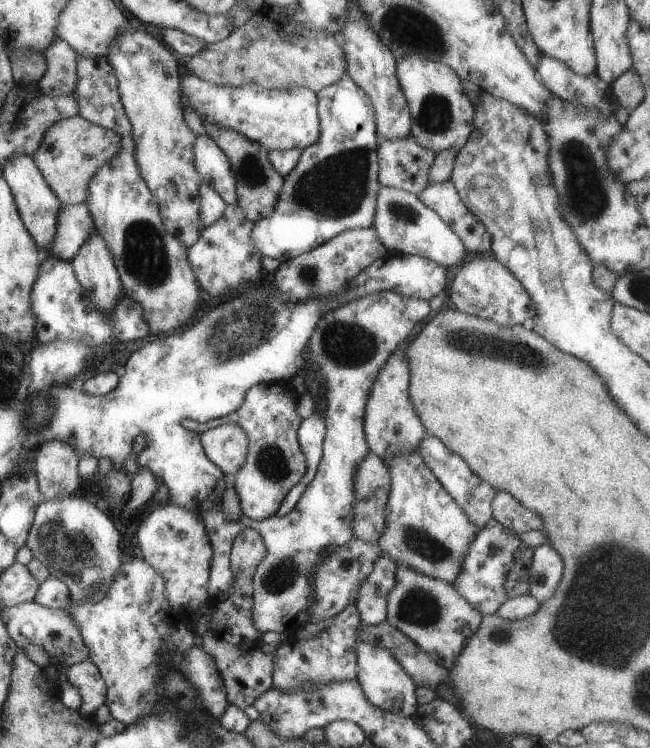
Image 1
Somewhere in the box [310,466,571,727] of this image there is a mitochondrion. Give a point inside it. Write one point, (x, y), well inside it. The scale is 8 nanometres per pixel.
(418, 607)

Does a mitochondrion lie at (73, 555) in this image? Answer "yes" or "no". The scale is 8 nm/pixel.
yes

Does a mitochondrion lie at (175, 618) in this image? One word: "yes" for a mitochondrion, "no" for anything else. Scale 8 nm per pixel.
no

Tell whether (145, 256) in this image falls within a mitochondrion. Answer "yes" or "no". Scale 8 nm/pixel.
yes

